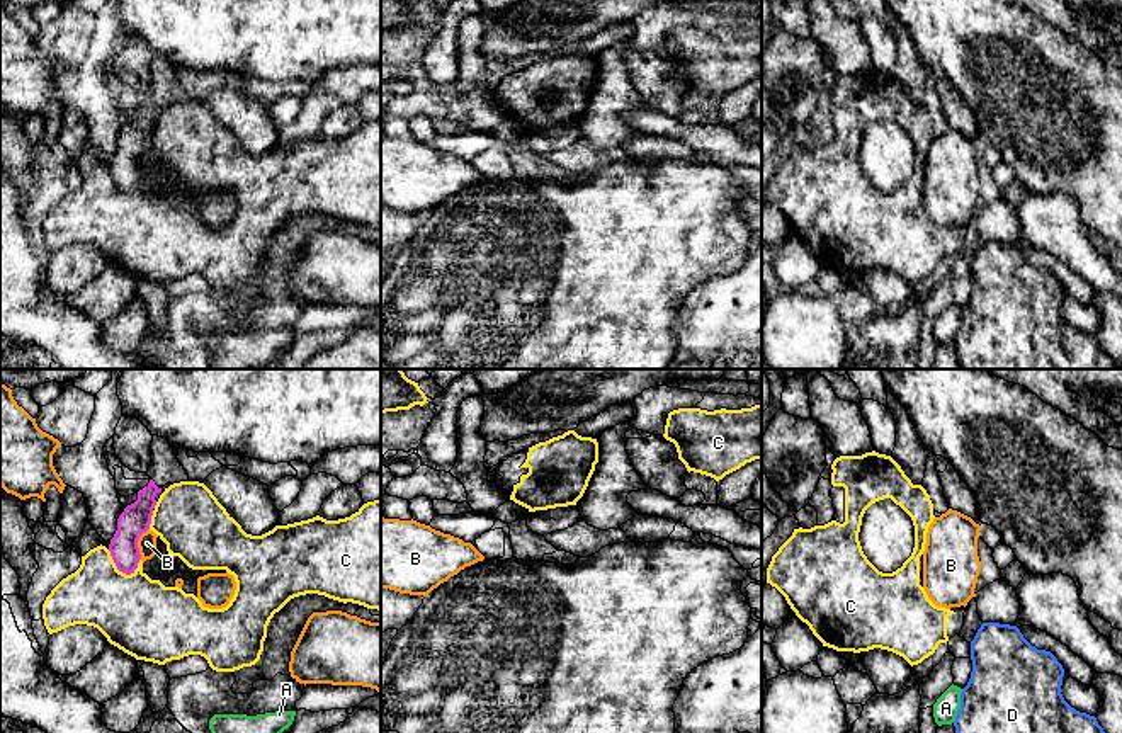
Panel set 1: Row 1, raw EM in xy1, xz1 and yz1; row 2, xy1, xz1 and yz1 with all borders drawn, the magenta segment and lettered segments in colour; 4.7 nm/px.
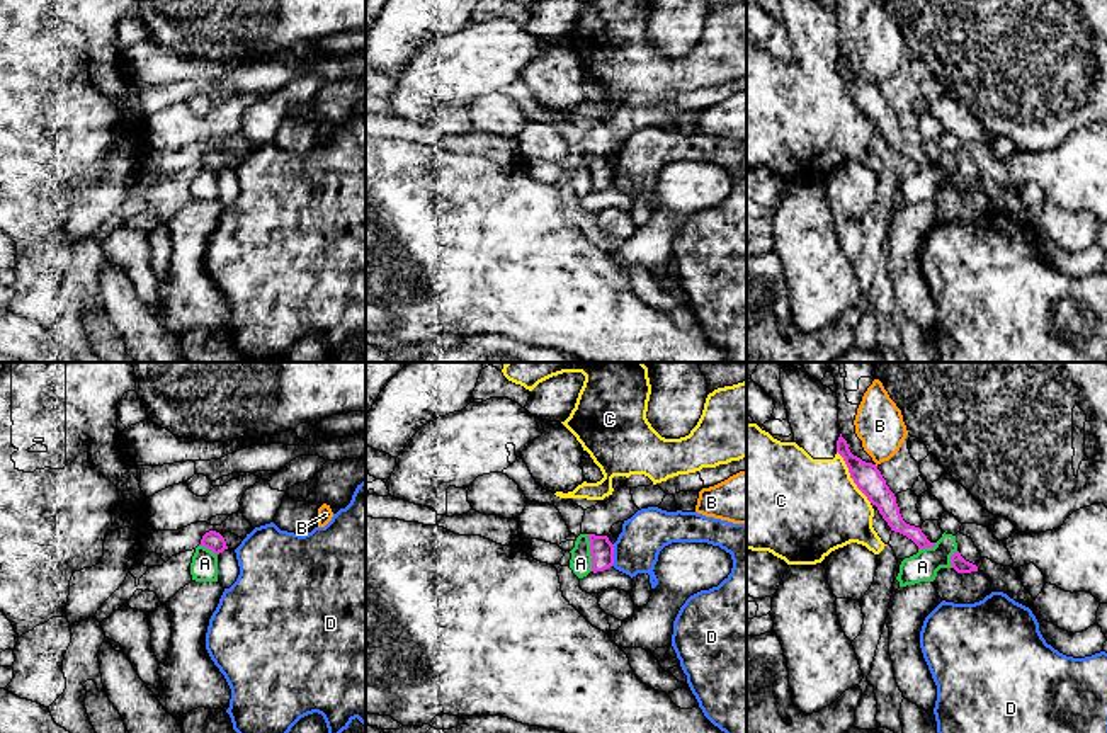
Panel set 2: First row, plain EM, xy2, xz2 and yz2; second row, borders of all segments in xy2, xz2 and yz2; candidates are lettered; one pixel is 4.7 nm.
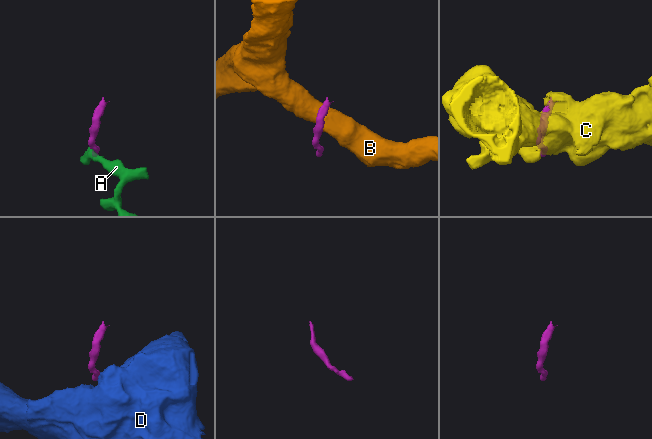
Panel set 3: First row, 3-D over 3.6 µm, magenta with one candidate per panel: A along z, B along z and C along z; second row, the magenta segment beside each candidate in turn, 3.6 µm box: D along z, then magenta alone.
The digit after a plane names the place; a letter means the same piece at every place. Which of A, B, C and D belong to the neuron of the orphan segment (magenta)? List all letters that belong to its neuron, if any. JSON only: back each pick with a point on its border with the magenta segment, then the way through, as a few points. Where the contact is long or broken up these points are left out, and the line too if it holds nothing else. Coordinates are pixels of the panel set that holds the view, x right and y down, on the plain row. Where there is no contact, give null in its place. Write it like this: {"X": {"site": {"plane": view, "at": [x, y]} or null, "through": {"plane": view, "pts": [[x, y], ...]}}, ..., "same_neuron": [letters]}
{"same_neuron": []}

